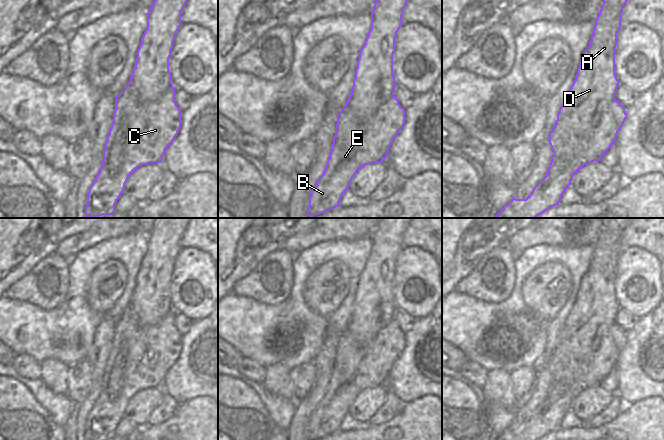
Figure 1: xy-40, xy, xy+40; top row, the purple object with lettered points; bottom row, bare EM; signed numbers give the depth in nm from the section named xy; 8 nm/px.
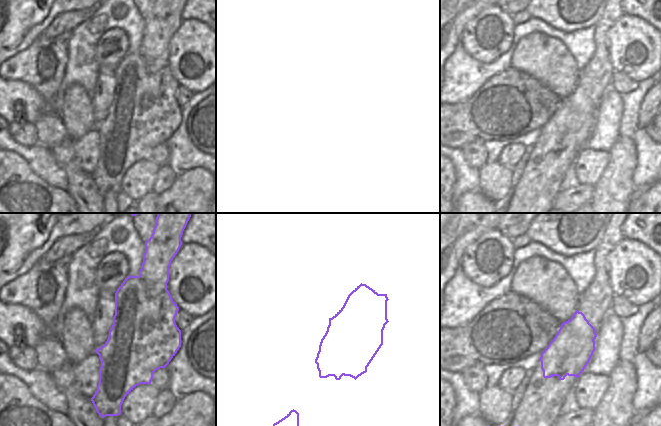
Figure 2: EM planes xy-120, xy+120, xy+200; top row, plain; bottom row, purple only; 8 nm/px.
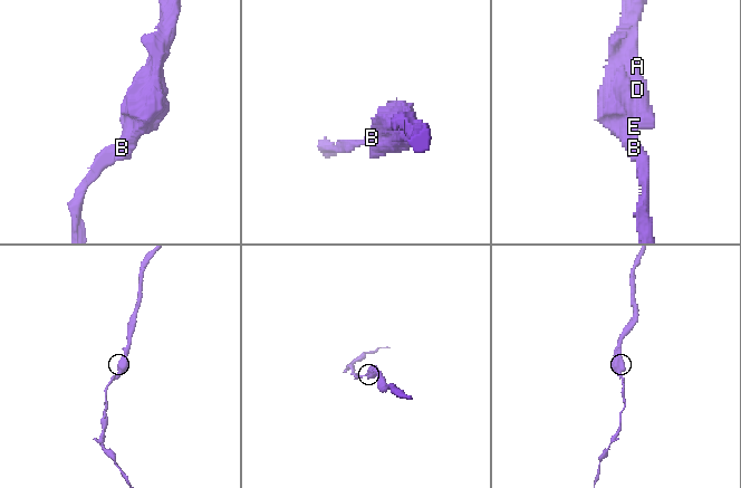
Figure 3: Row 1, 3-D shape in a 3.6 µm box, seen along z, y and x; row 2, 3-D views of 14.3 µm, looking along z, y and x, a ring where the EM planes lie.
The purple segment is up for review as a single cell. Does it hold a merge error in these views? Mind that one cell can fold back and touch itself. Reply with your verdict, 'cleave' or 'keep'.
cleave

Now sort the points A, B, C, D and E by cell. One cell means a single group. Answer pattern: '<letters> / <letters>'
A D / B C E

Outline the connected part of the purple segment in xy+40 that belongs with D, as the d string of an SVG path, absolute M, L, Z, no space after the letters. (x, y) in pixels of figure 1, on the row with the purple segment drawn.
M603 0L595 20L589 46L581 56L575 80L565 96L557 114L557 120L549 132L549 144L553 155L565 154L565 146L572 137L580 137L588 127L596 125L601 116L595 114L596 107L608 107L615 100L619 80L615 74L615 48L617 34L621 28L621 14L628 0Z

